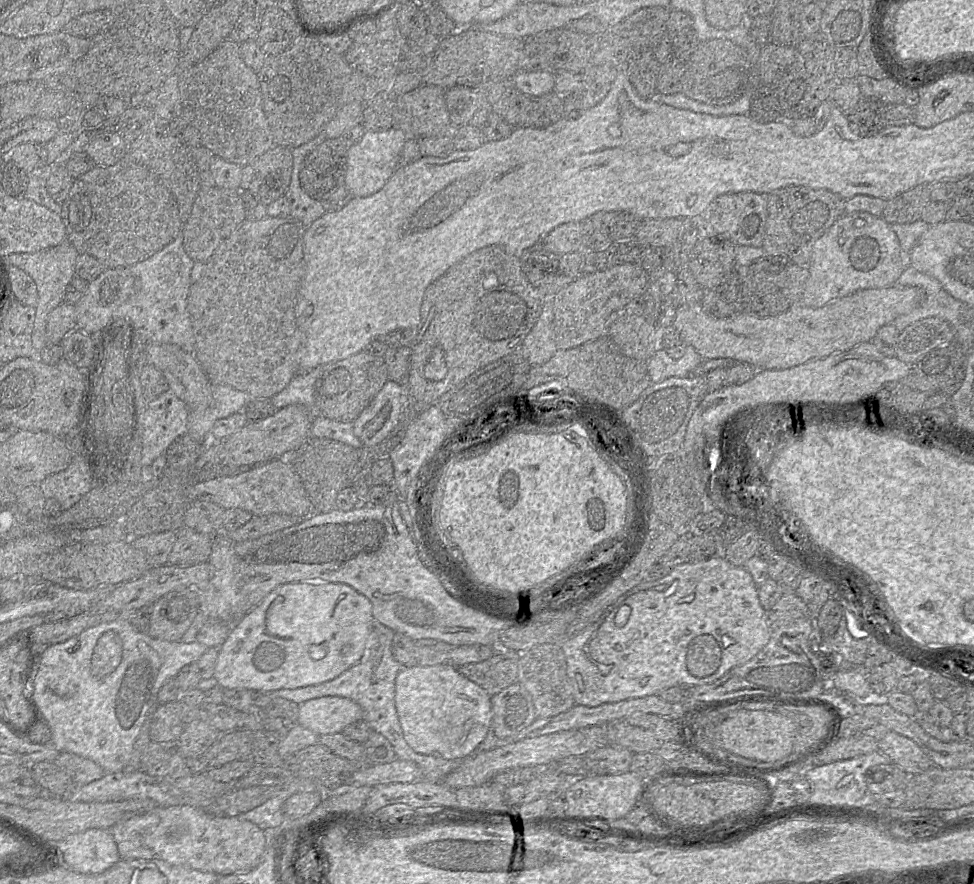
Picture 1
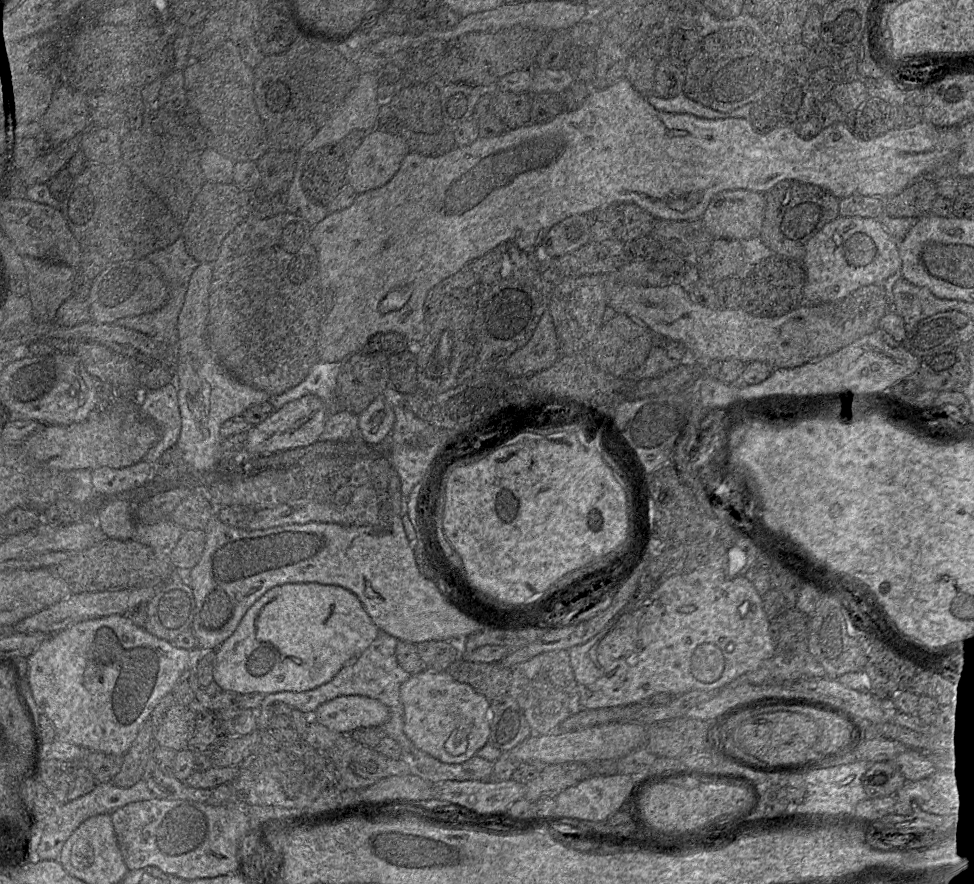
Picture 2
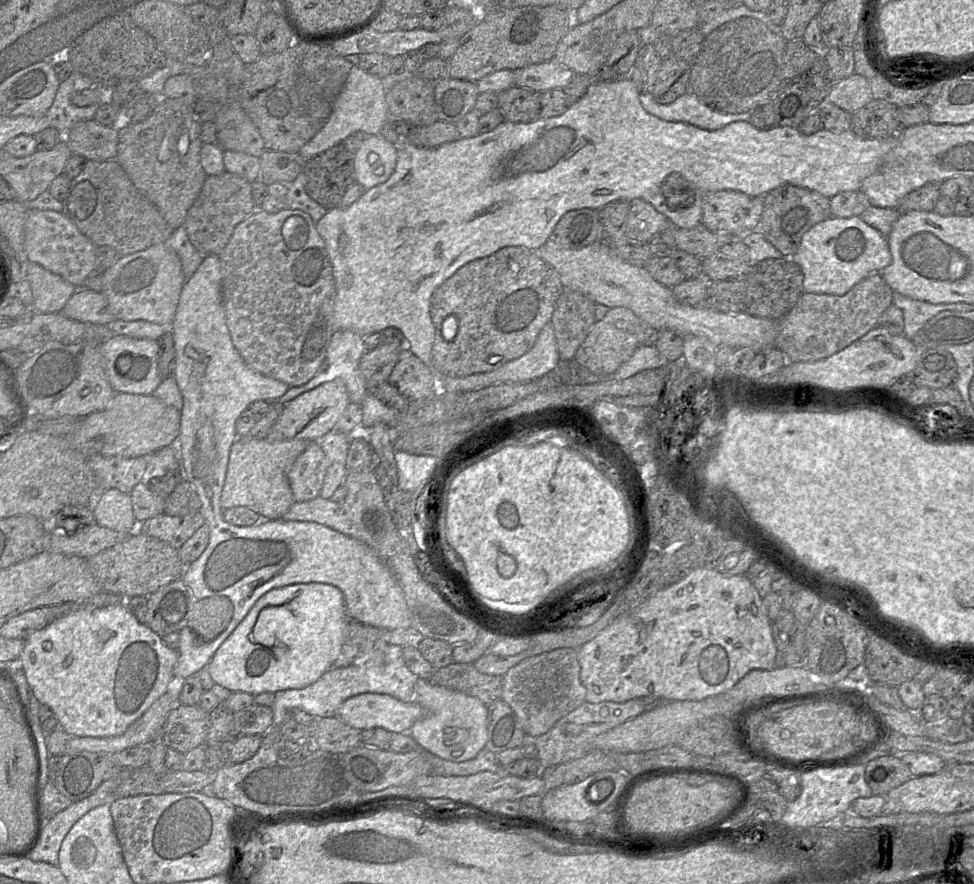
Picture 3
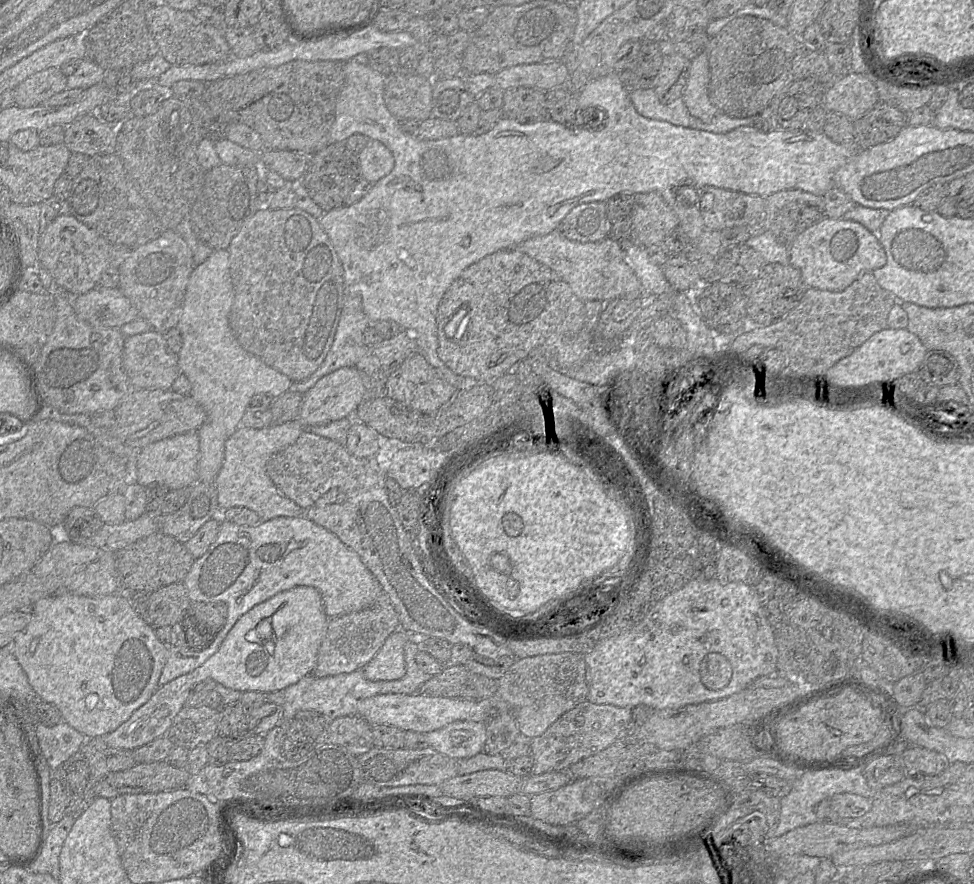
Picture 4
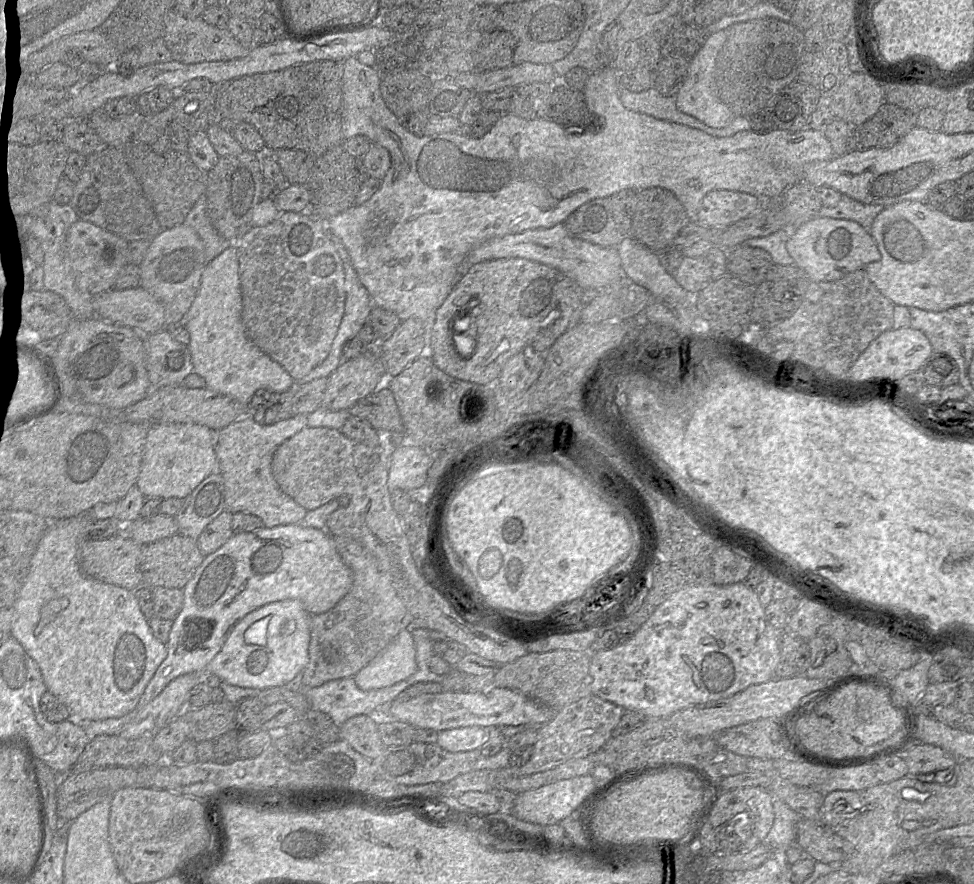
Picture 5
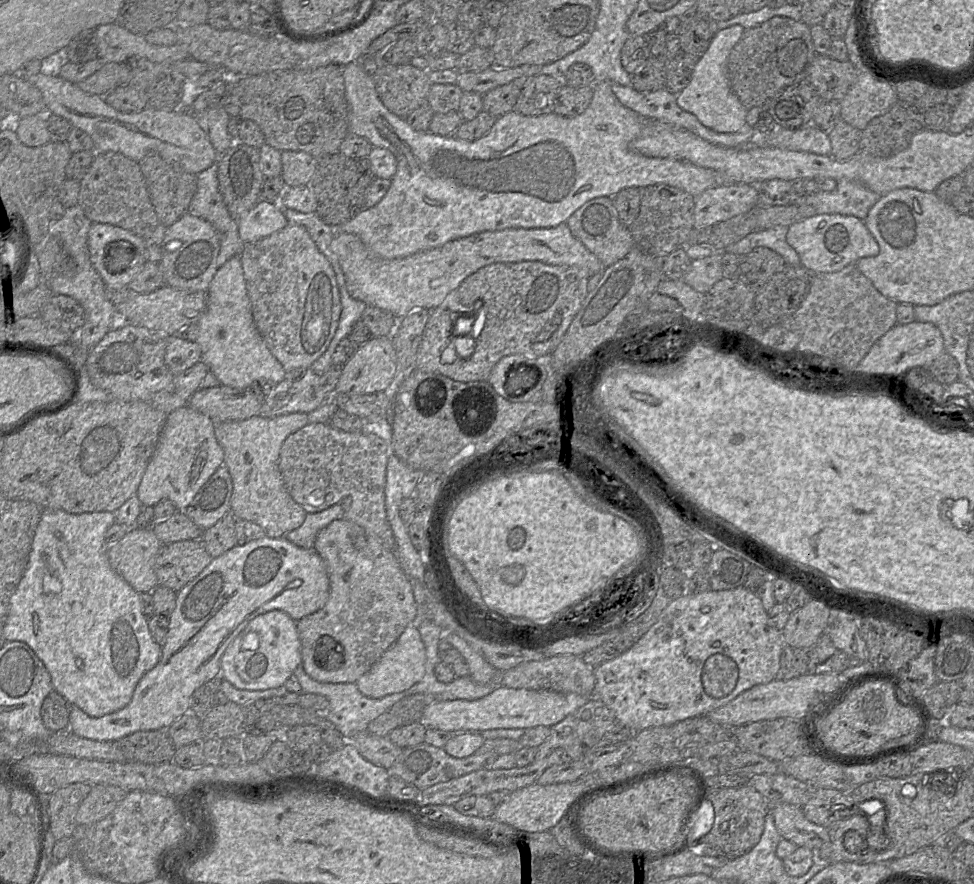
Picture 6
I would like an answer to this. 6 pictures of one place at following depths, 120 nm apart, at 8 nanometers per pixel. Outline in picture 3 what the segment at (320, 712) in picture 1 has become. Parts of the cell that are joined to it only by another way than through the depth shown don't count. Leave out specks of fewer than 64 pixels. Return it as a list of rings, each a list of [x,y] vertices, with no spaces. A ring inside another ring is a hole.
[[[361,693],[345,700],[335,716],[359,730],[382,727],[399,733],[409,732],[423,715],[424,710],[416,702],[402,702],[387,694]]]

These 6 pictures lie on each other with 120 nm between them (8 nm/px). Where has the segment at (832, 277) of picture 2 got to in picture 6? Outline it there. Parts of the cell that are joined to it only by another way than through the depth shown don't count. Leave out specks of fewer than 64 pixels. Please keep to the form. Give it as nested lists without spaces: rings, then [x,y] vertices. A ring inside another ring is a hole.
[[[819,214],[796,221],[788,227],[787,242],[798,253],[801,265],[816,273],[838,272],[880,251],[864,221],[852,215]]]

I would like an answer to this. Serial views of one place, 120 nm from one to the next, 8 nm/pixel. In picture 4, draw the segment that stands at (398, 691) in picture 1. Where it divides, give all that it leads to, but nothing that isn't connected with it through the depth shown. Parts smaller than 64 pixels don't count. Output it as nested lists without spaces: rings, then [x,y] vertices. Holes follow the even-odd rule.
[[[455,721],[425,734],[428,746],[454,759],[470,758],[483,751],[486,722]]]

